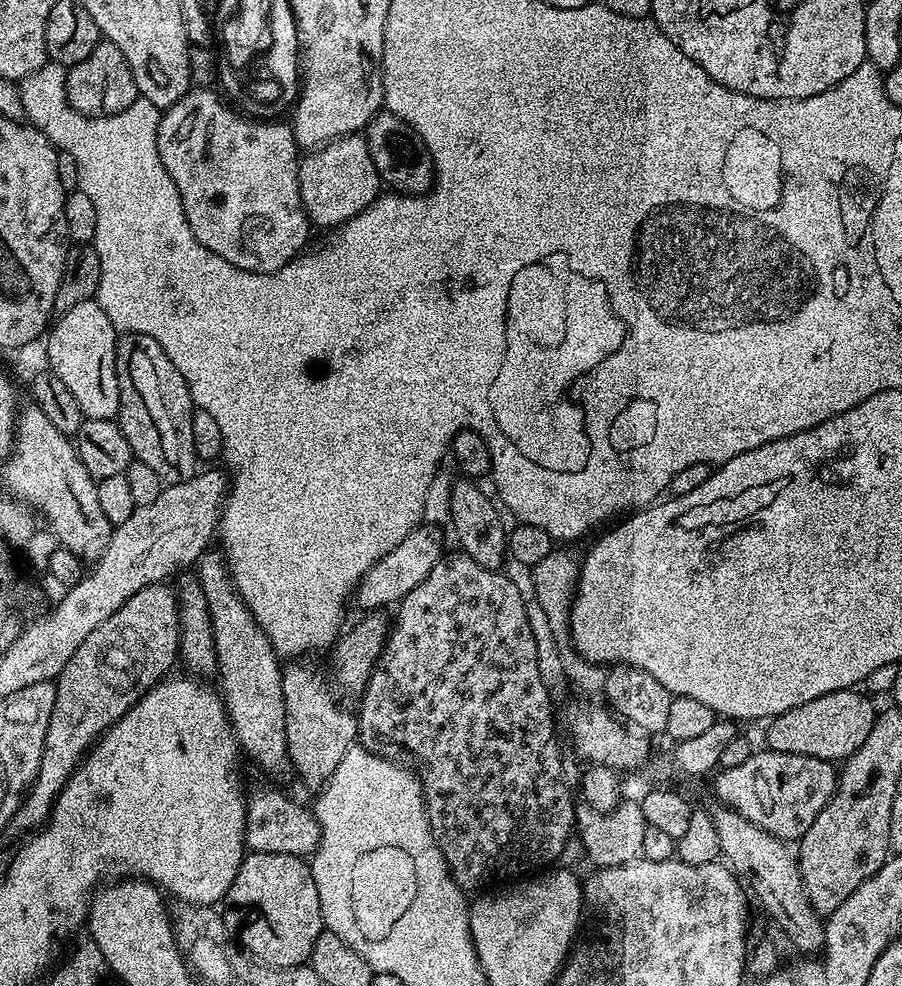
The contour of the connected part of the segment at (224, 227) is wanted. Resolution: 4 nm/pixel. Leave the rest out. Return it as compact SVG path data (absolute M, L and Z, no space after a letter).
M189 90L178 103L163 109L158 126L158 154L162 158L162 166L166 166L166 174L170 174L170 178L182 198L186 222L190 222L190 230L194 234L194 238L198 238L198 242L202 242L202 246L206 246L206 250L214 250L214 254L218 254L218 258L226 258L226 262L247 272L273 272L282 266L291 264L292 259L305 251L310 244L308 241L310 221L302 206L300 187L298 186L300 160L298 155L296 156L296 152L298 153L296 139L287 123L276 124L280 122L273 122L268 118L249 118L239 111L231 112L212 92L214 91Z

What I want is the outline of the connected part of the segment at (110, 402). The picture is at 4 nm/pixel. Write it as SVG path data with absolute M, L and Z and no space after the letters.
M95 299L78 302L78 306L59 313L47 333L47 367L55 376L62 378L62 383L70 389L70 394L74 394L87 419L116 420L120 415L120 391L116 373L117 339L118 333L110 322L108 312L102 310Z

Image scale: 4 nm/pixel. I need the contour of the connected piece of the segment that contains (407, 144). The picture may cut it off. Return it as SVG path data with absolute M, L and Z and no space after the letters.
M381 110L369 122L362 135L368 143L370 158L374 158L374 166L381 181L396 191L393 193L403 194L408 198L420 198L433 191L434 169L430 154L420 140L420 133L413 130L406 122L402 122L402 118L387 110Z

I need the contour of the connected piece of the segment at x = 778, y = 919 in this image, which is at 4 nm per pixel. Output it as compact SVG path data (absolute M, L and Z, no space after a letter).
M716 806L711 809L714 831L718 836L720 856L726 861L727 867L736 873L746 885L747 891L764 907L764 912L784 931L784 936L800 951L800 954L816 954L824 946L824 920L819 912L812 909L812 904L806 898L806 892L800 878L800 865L787 843L778 839L774 834L762 830L762 826L754 826L746 818L742 818L733 808Z

